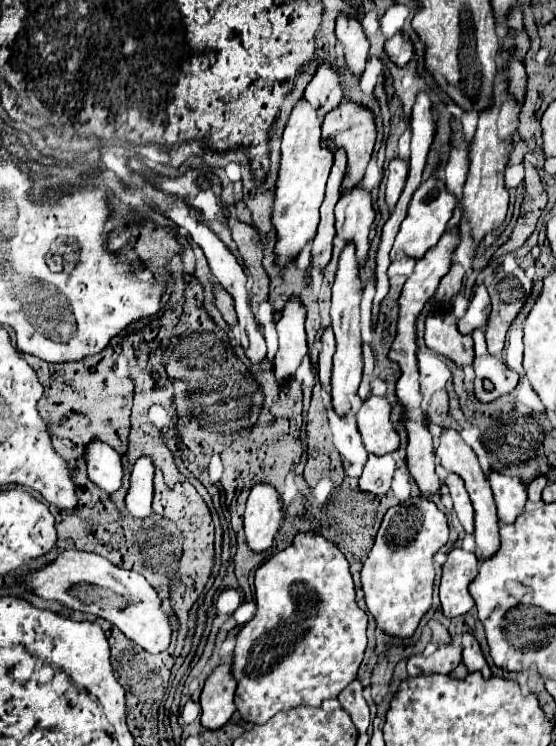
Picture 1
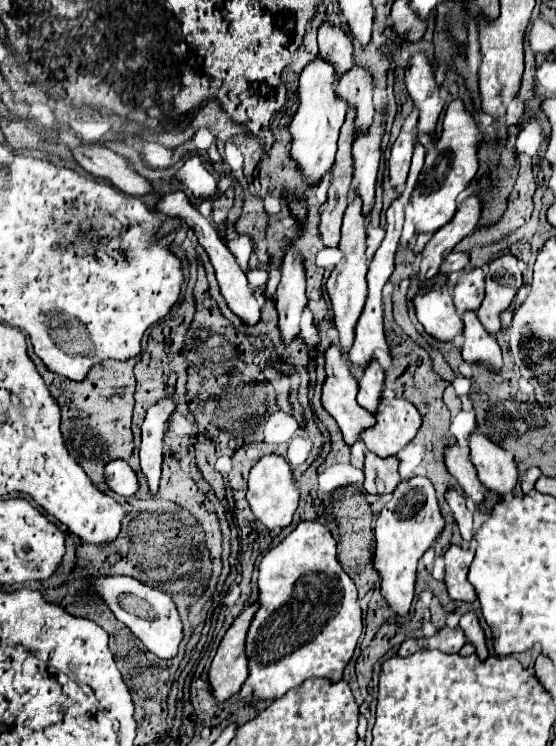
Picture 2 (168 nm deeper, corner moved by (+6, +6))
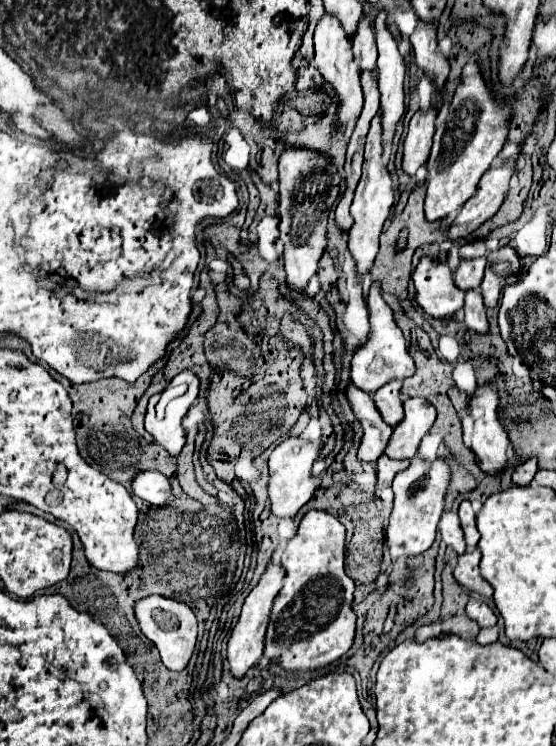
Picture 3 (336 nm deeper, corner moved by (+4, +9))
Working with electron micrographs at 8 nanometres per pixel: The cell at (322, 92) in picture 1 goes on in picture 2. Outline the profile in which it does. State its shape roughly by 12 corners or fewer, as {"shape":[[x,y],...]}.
{"shape":[[322,22],[320,54],[342,76],[352,66],[352,36]]}

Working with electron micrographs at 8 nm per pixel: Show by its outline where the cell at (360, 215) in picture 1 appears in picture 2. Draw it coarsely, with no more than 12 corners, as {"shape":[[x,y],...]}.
{"shape":[[386,110],[368,132],[356,136],[354,192],[364,214],[374,206],[374,186],[382,158]]}

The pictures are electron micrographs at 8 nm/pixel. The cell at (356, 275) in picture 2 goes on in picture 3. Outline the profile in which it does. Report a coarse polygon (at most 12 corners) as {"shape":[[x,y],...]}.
{"shape":[[378,115],[372,119],[362,177],[354,191],[348,249],[366,275],[394,205],[382,159]]}

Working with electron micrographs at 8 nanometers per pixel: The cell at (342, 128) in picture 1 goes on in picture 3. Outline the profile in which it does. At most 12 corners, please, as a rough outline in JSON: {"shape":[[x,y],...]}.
{"shape":[[366,19],[352,39],[360,73],[376,71],[374,29]]}

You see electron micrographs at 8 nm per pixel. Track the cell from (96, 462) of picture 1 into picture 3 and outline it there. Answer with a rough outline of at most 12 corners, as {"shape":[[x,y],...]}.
{"shape":[[140,471],[132,493],[150,505],[164,505],[170,483],[158,471]]}

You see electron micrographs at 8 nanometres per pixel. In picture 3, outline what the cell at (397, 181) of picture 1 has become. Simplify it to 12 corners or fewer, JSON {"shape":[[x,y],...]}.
{"shape":[[436,109],[418,111],[404,139],[402,171],[414,175],[426,163]]}

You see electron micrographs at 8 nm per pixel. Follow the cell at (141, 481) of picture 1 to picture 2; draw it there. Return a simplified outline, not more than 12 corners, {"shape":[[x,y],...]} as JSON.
{"shape":[[174,396],[146,412],[140,466],[150,490],[158,492],[166,422],[176,410]]}

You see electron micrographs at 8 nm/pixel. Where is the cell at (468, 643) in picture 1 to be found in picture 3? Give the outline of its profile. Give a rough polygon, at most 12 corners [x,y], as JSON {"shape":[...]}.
{"shape":[[470,599],[466,615],[480,627],[494,627],[496,615],[480,599]]}

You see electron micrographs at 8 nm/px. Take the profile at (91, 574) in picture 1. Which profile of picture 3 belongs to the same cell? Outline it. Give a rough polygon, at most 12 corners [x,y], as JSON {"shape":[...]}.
{"shape":[[148,595],[134,603],[140,631],[162,663],[182,671],[196,645],[186,603]]}

